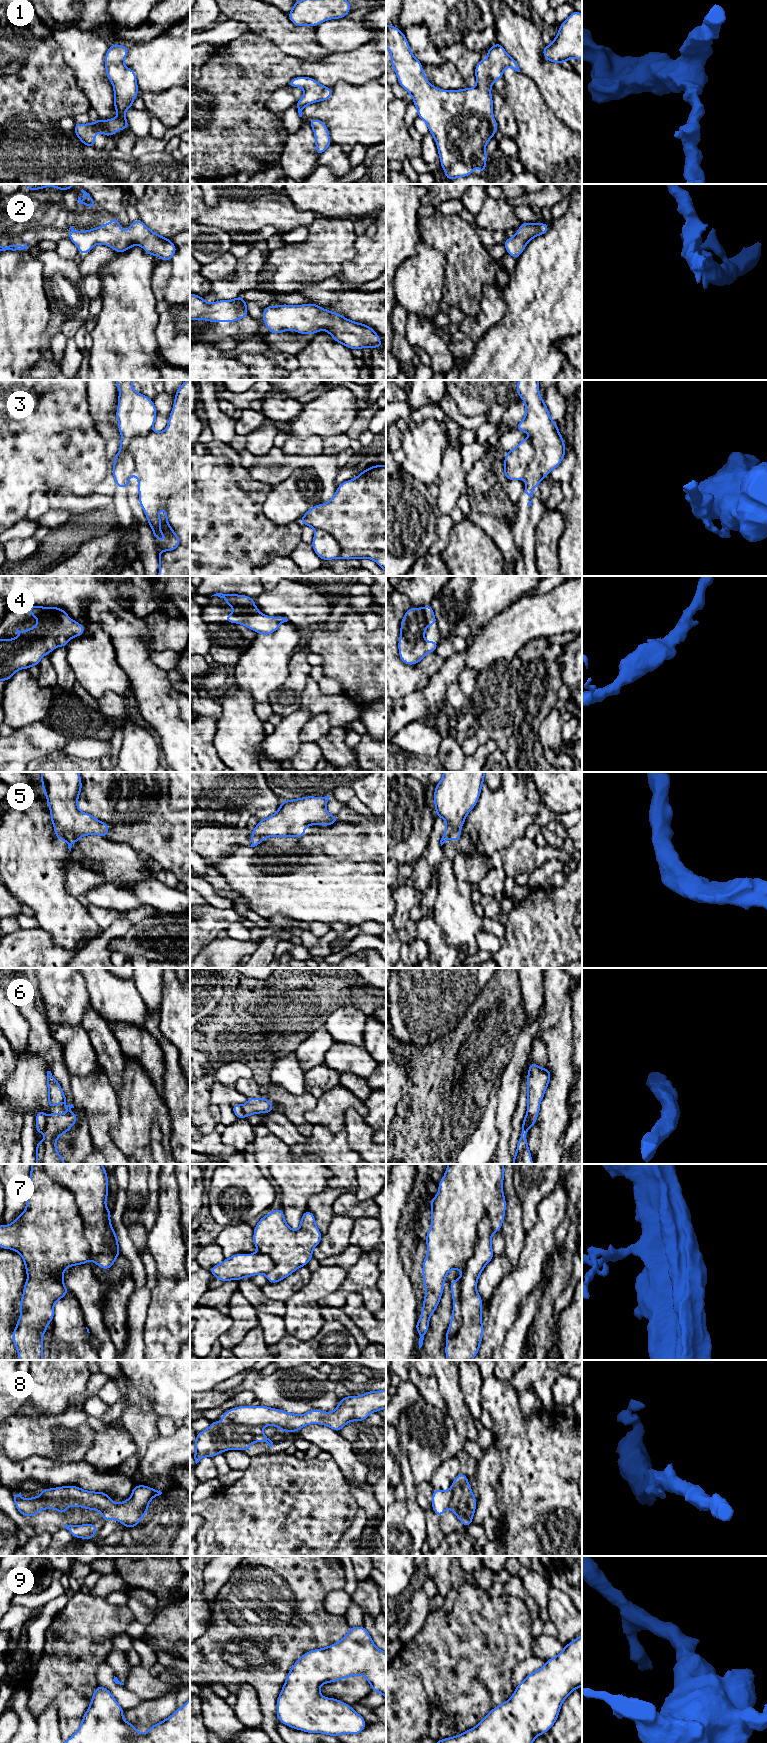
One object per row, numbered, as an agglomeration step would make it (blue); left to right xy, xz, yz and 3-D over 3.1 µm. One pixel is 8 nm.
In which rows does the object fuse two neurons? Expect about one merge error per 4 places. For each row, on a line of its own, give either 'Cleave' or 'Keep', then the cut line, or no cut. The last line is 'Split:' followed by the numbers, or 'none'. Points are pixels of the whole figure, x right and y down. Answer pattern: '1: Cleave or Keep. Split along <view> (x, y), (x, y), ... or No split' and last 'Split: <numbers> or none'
1: Keep. No split
2: Keep. No split
3: Cleave. Split along xy (153, 431), (136, 436), (126, 449), (133, 458), (134, 474)
4: Keep. No split
5: Cleave. Split along xy (55, 831), (63, 834), (71, 843)
6: Keep. No split
7: Cleave. Split along xy (41, 1164), (53, 1179), (63, 1184), (72, 1193), (90, 1252)
8: Keep. No split
9: Cleave. Split along xz (318, 1687), (293, 1690), (293, 1722), (291, 1724), (284, 1723)
Split: 3, 5, 7, 9

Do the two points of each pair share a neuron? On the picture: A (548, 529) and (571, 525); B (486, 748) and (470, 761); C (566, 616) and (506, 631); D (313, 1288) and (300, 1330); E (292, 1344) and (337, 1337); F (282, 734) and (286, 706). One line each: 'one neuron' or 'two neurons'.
A: two neurons
B: one neuron
C: one neuron
D: one neuron
E: one neuron
F: two neurons

